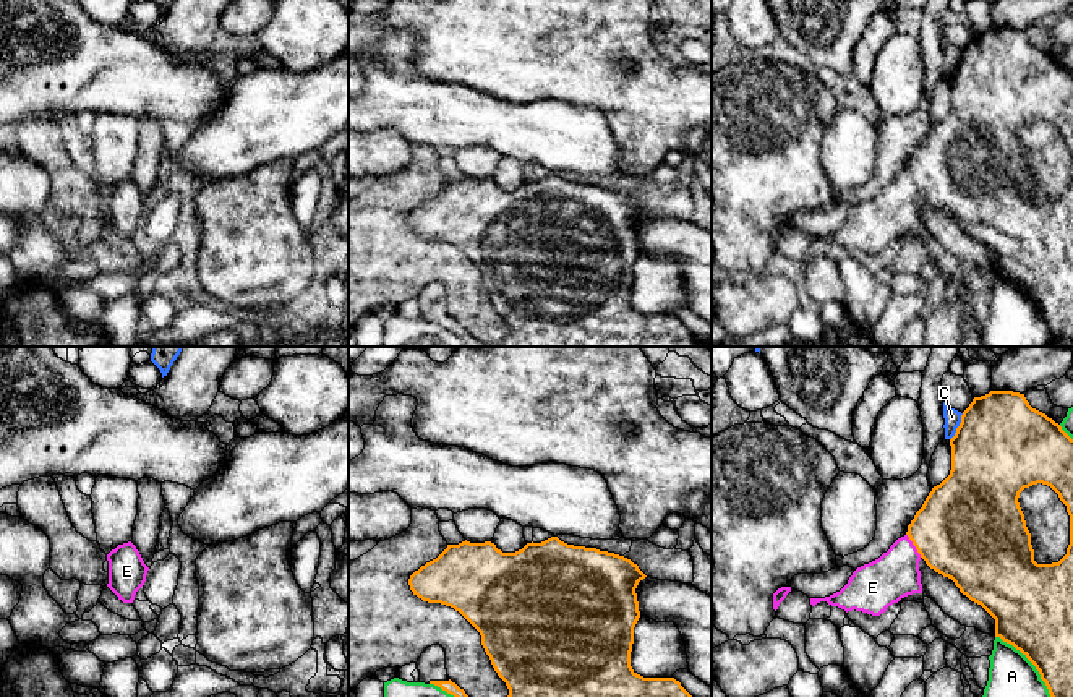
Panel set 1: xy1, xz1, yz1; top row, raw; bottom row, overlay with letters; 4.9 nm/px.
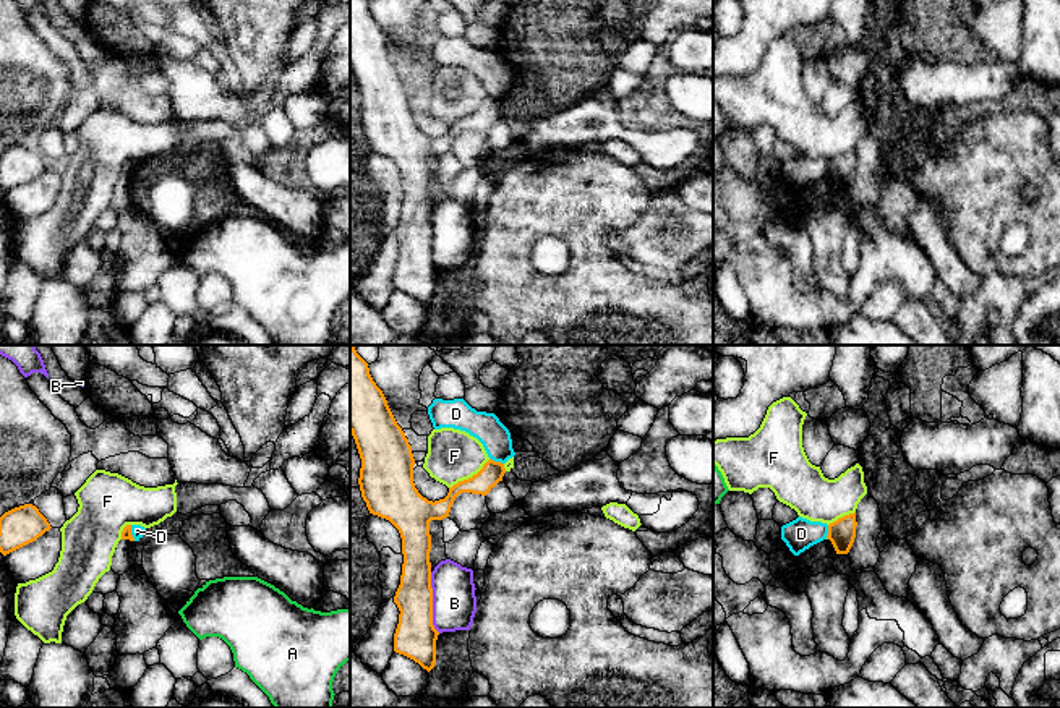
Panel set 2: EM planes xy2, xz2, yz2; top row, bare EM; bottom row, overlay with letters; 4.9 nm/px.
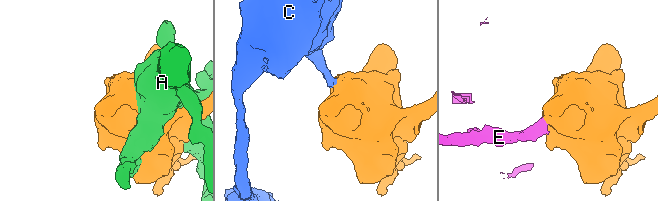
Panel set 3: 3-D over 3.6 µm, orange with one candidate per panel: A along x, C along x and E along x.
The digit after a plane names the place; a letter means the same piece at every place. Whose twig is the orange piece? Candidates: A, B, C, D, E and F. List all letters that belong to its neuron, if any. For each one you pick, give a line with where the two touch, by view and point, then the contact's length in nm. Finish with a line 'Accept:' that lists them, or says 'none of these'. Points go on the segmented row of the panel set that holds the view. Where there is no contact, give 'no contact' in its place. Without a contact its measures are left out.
E: meets orange in yz1 at (913, 543); contact 140 nm long
Accept: E

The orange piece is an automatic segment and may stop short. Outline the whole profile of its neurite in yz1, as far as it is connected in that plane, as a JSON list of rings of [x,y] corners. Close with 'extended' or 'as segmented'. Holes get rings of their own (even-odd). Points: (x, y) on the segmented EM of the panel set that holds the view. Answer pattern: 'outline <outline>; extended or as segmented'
outline [[[990,391],[974,397],[961,415],[961,423],[951,446],[950,475],[932,488],[922,507],[898,538],[878,559],[857,567],[848,584],[825,598],[810,598],[815,606],[827,601],[848,611],[880,616],[901,598],[922,593],[919,561],[955,582],[963,595],[981,605],[995,619],[995,637],[1020,650],[1039,671],[1050,697],[1073,697],[1073,439],[1058,423],[1032,408],[1024,394],[1013,391]],[[1047,485],[1067,506],[1070,515],[1070,545],[1067,554],[1052,564],[1037,564],[1031,545],[1031,533],[1018,498],[1024,488]]]; extended

